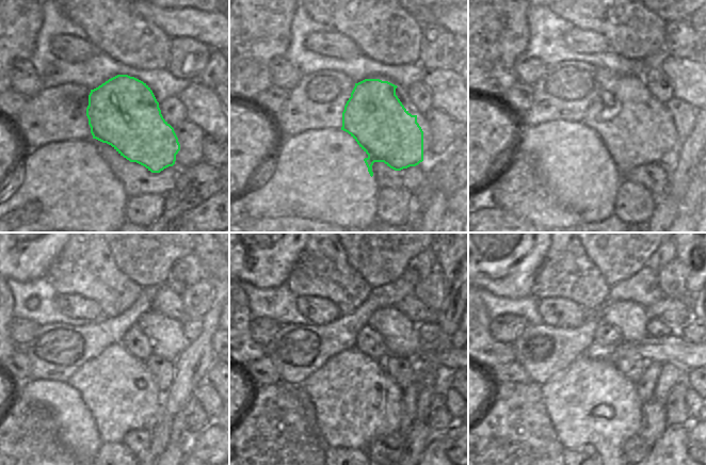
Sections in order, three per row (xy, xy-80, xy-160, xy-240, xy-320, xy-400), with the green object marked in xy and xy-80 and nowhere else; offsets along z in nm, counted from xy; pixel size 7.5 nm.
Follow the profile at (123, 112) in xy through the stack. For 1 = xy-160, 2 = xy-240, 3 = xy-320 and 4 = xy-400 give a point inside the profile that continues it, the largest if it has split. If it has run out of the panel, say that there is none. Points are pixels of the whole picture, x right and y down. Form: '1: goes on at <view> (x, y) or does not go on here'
1: goes on at xy-160 (627, 132)
2: goes on at xy-240 (117, 388)
3: goes on at xy-320 (355, 402)
4: goes on at xy-400 (590, 403)

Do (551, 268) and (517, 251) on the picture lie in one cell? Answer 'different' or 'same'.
different

